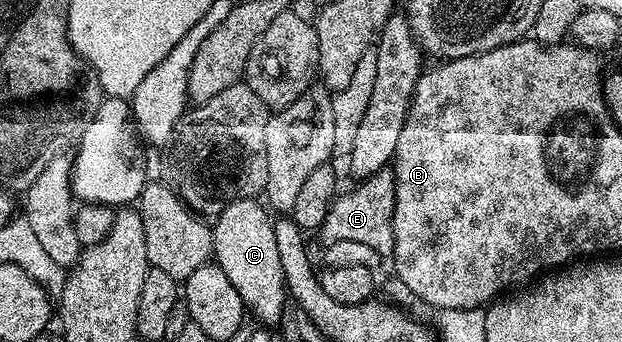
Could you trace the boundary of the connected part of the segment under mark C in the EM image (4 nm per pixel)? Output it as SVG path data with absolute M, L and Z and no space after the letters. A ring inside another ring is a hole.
M251 199L231 202L222 212L217 213L211 224L213 260L223 270L223 274L227 274L227 278L231 278L231 286L235 286L235 290L239 290L239 298L245 303L248 315L250 317L258 316L265 323L262 325L265 326L277 326L281 315L285 312L285 304L287 305L285 275L283 265L279 263L279 249L275 243L273 222L274 217L267 211L266 205L256 199Z

